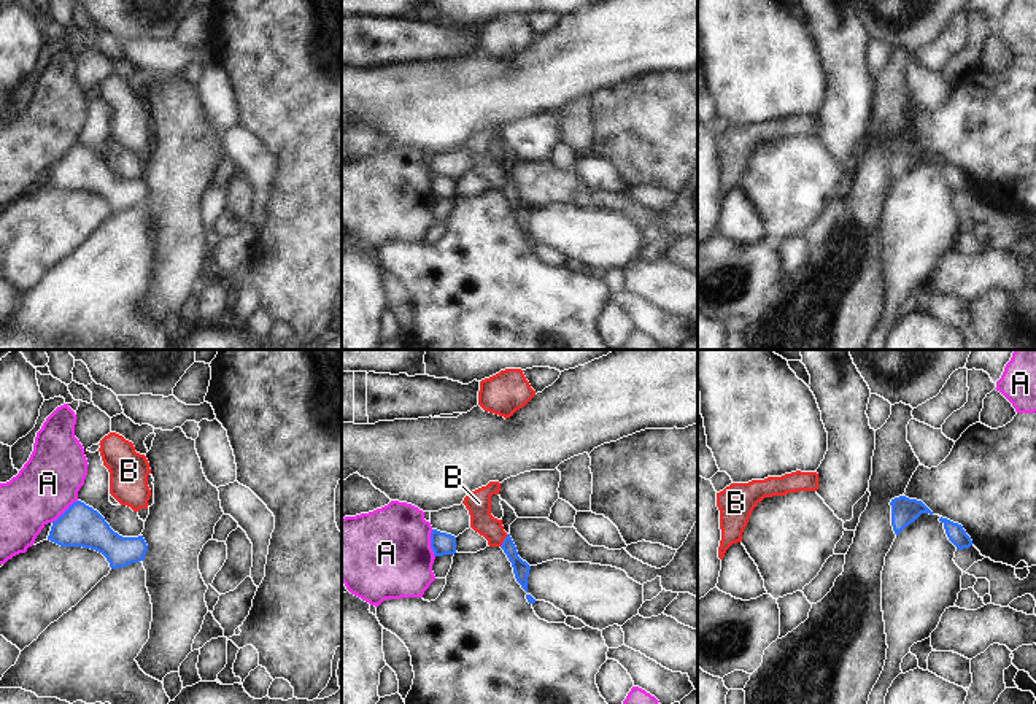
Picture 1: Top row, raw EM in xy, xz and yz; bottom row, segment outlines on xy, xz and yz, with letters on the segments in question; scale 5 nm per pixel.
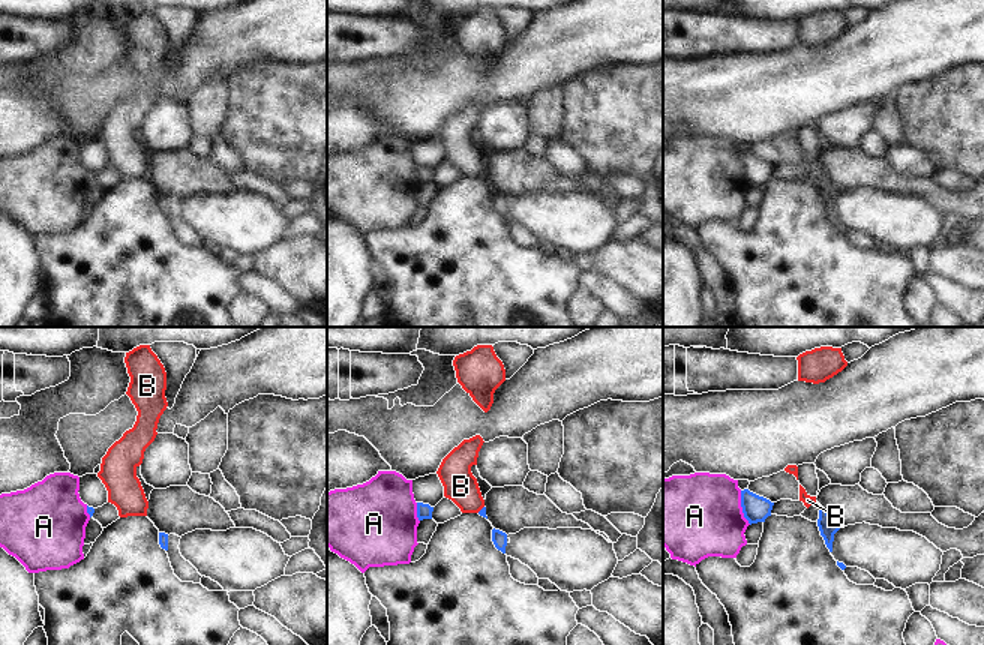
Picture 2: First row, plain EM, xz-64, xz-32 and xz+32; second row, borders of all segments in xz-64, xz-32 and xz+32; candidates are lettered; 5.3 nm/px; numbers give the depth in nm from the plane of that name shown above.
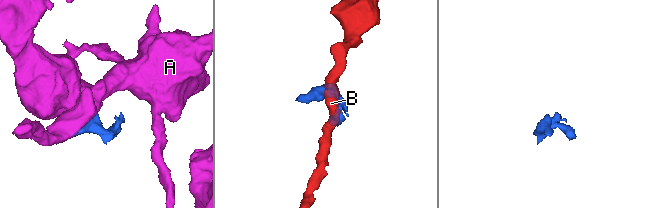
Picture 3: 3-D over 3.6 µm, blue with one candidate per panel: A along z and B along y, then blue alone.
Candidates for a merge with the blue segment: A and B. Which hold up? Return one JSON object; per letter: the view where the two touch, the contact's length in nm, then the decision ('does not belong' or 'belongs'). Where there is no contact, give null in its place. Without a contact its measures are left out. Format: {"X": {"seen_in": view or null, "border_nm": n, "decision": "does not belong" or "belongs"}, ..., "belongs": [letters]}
{"A": {"seen_in": "xz", "border_nm": 140, "decision": "does not belong"}, "B": {"seen_in": "xz", "border_nm": 80, "decision": "does not belong"}, "belongs": []}

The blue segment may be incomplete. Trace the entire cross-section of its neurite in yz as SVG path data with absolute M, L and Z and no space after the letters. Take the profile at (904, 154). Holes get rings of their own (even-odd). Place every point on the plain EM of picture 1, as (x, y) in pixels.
M906 140L891 143L890 149L891 149L891 170L896 180L906 170L914 167L922 157L933 159L933 156L922 145L909 143Z

